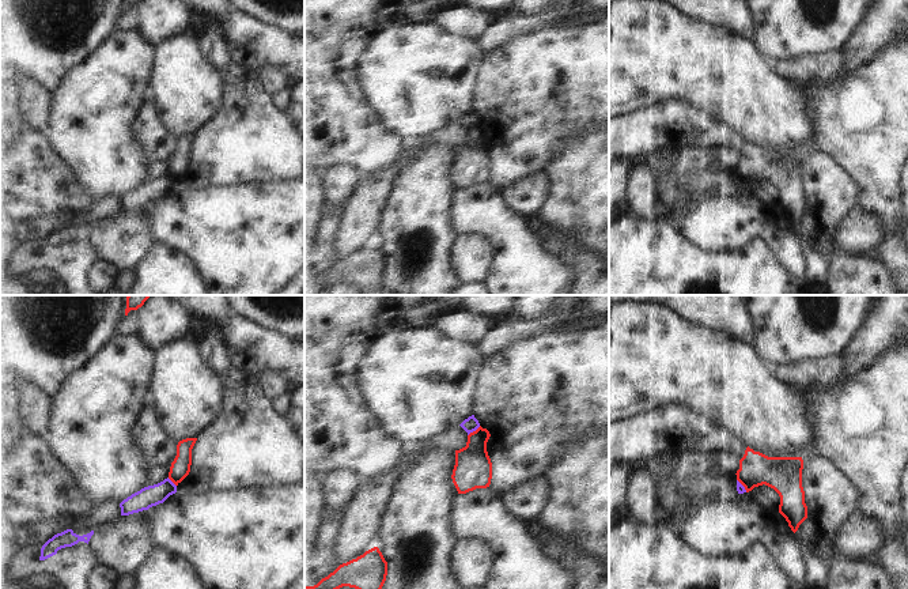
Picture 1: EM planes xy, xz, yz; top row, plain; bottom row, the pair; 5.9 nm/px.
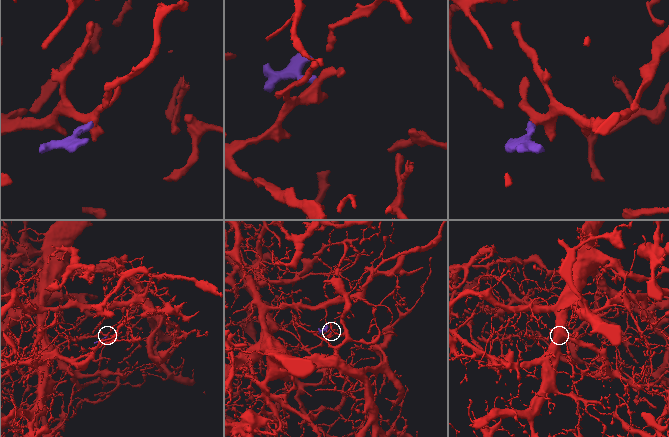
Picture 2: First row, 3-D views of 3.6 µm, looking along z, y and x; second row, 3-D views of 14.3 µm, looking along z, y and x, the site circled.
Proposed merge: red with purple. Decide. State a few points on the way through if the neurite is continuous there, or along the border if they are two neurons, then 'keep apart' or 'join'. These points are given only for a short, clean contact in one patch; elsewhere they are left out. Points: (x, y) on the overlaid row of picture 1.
along xz (480, 426), (468, 435) | keep apart

